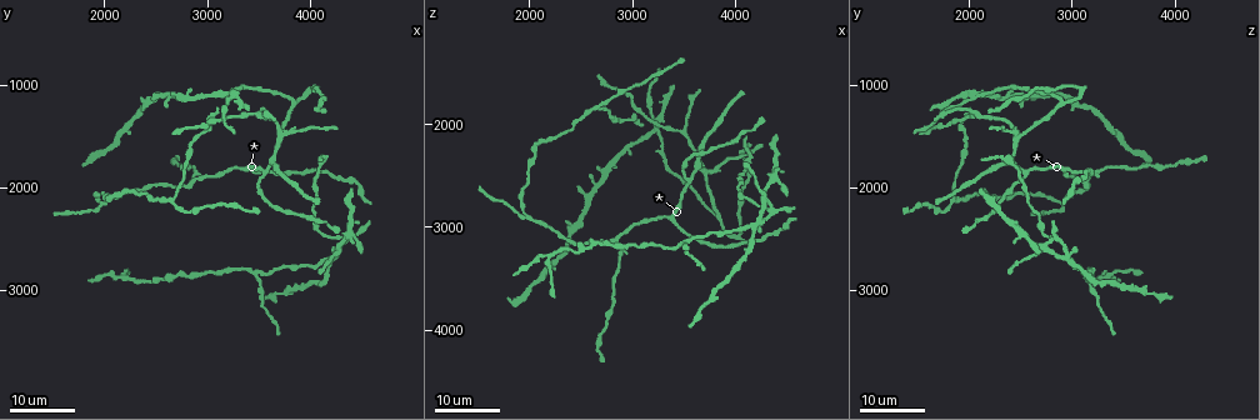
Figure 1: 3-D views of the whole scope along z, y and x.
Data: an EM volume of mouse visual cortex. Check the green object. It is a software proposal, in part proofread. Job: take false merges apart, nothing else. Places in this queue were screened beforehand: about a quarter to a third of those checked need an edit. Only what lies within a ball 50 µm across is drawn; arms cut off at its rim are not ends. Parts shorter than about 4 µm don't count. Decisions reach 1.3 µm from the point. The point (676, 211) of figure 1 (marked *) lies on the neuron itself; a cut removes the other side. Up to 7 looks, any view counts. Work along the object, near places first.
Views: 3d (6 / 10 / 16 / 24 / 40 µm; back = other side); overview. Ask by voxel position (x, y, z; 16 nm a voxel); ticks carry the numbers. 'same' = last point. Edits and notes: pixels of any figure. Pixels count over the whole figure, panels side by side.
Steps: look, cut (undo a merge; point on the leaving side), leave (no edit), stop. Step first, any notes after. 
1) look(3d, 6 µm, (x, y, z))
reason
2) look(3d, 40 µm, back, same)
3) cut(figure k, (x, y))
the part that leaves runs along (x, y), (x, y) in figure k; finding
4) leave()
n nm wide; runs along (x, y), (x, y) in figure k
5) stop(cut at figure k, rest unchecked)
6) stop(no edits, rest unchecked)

look(3d, 24 µm, (3700, 1480, 2480))
four-way junction

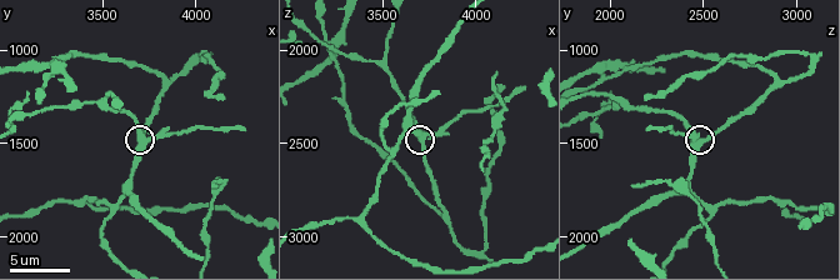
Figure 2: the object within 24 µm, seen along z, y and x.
look(3d, 6 µm, (3720, 1500, 2500))
closer look

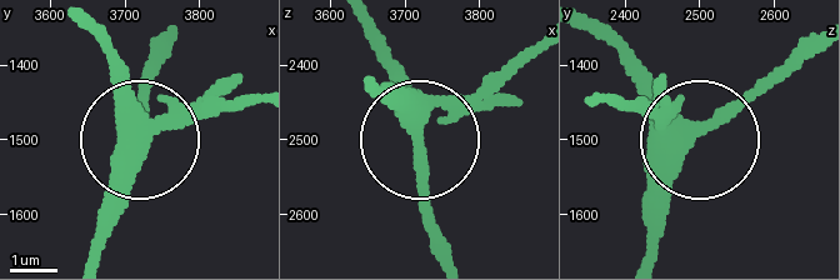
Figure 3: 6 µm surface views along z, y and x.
leave()
4 arms; continuous, no second neuron

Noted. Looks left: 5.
look(3d, 6 µm, (3840, 1160, 2900))
three arms meet

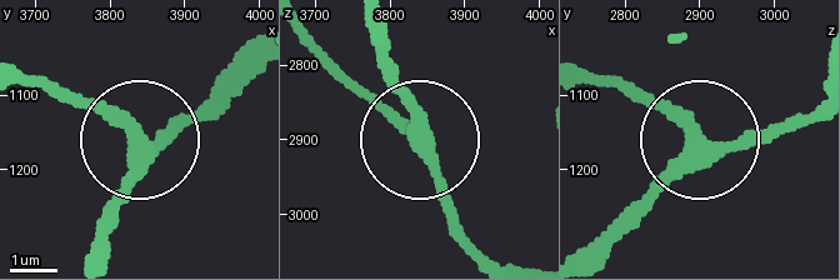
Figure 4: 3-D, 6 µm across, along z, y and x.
leave()
310 nm wide; runs along (86, 259), (139, 144), (186, 128) in figure 4; one neuron here

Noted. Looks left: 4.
look(3d, 10 µm, (3240, 1140, 2060))
two arms in line, one across

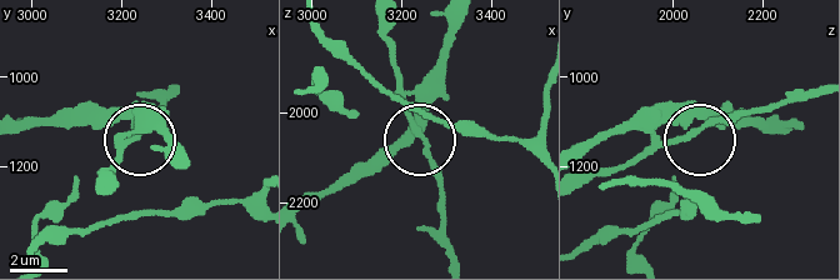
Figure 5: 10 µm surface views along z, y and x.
look(3d, 6 µm, (3245, 1120, 2045))
closer look

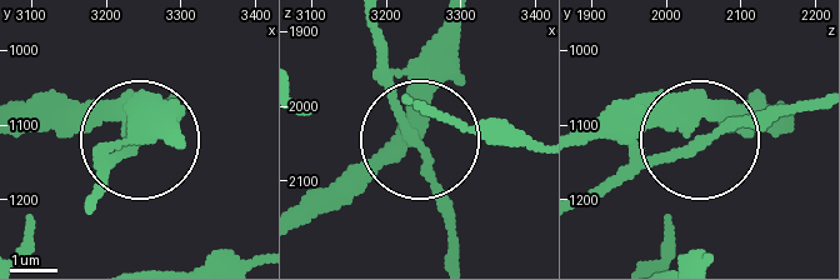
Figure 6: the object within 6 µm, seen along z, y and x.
leave()
runs along (449, 254), (440, 183), (376, 43) in figure 6; one neuron here

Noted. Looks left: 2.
stop(no edits, rest unchecked)

